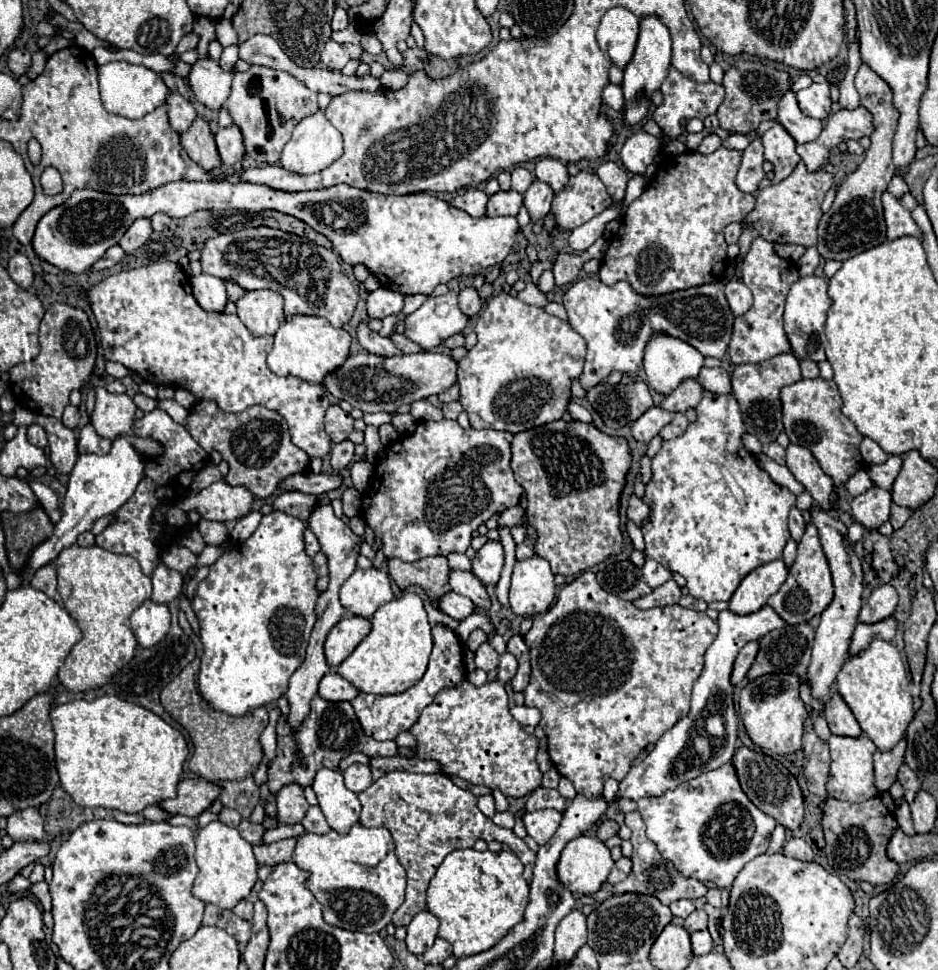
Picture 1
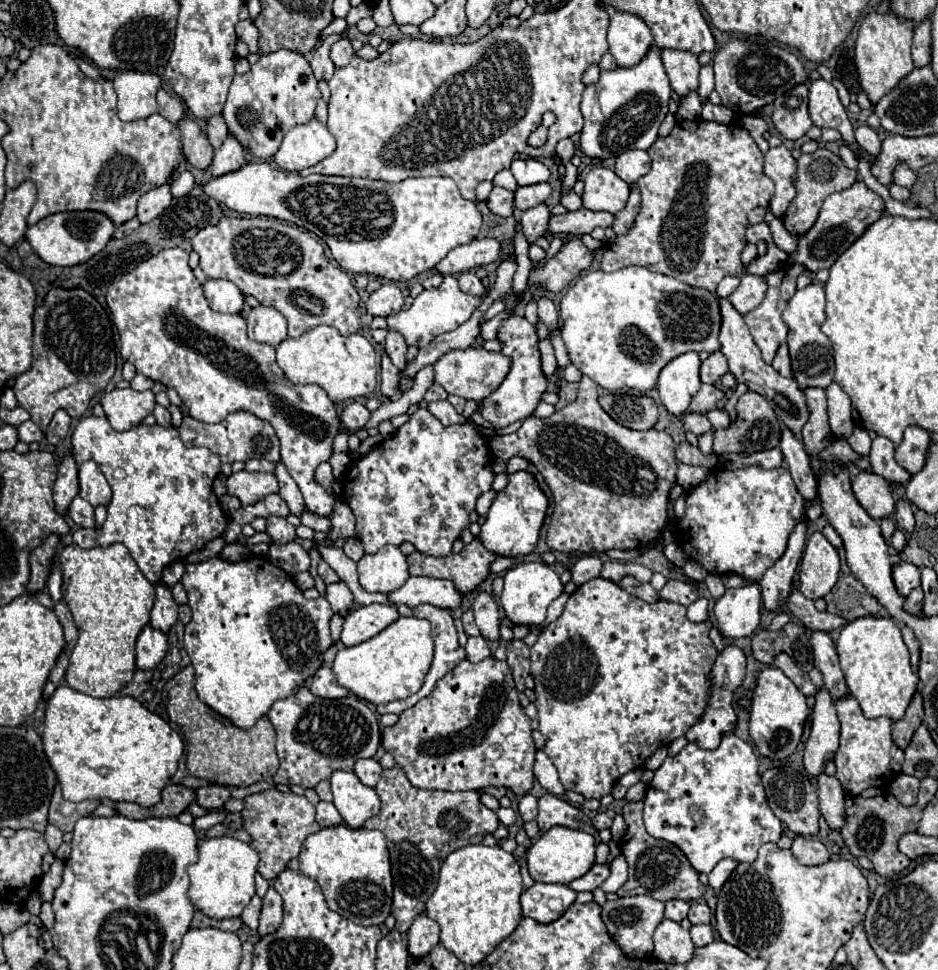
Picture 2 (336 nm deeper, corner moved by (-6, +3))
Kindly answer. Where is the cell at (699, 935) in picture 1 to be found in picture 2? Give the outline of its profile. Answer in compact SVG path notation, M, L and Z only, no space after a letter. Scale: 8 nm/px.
M696 924L690 928L690 934L692 934L694 946L706 946L706 944L714 942L714 932L712 932L710 924Z

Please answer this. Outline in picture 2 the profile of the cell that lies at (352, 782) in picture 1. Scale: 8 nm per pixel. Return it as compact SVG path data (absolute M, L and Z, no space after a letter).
M374 758L358 760L358 762L356 762L356 768L354 768L354 774L356 774L366 786L376 786L378 780L380 780L380 774L382 774L382 766L380 766Z

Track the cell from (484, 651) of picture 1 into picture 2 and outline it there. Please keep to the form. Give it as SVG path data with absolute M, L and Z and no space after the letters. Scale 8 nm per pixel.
M470 636L464 650L466 650L466 658L472 662L480 662L490 656L490 648L482 636Z

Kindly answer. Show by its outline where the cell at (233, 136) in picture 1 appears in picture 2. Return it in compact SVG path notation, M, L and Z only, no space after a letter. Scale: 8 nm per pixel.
M228 136L224 144L214 150L214 160L212 160L212 174L214 176L224 176L228 172L234 172L236 168L242 168L246 164L244 158L244 148L234 136Z

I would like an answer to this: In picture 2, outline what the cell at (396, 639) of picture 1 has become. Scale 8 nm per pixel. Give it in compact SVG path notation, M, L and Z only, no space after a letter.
M400 616L396 622L392 622L386 630L382 630L374 638L340 650L334 658L332 670L336 682L342 688L348 688L358 698L378 706L408 698L414 692L418 692L432 664L432 652L434 642L430 634L430 622L414 616L410 618Z

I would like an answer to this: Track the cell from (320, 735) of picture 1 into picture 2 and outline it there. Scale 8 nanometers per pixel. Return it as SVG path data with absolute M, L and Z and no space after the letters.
M300 688L290 698L276 700L268 718L278 736L280 768L274 776L276 784L314 788L320 780L328 780L336 770L354 770L356 760L372 758L380 744L376 714L354 694L340 700L326 700L314 696L308 688Z

